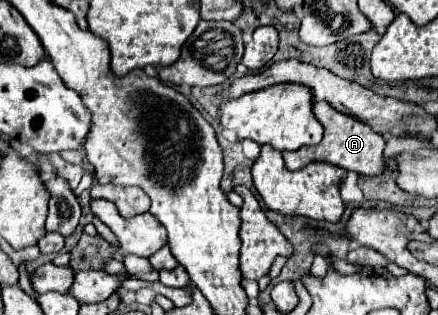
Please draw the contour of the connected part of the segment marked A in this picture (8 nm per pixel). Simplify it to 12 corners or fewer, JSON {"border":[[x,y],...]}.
{"border":[[325,101],[313,113],[325,129],[315,147],[285,151],[287,169],[311,161],[379,175],[385,141]]}

